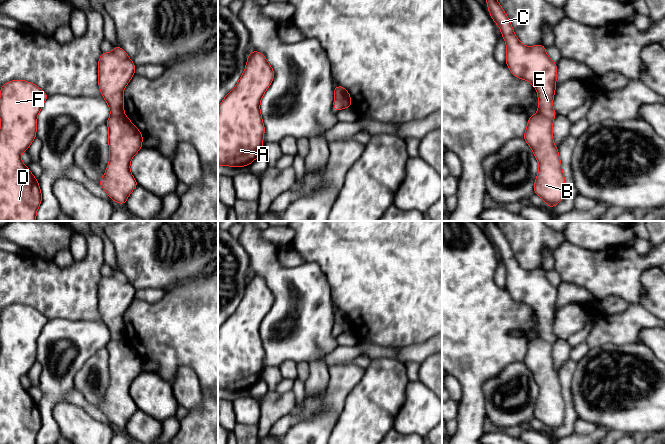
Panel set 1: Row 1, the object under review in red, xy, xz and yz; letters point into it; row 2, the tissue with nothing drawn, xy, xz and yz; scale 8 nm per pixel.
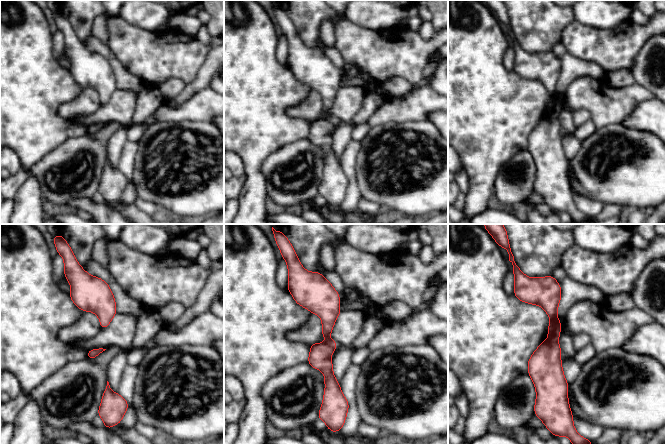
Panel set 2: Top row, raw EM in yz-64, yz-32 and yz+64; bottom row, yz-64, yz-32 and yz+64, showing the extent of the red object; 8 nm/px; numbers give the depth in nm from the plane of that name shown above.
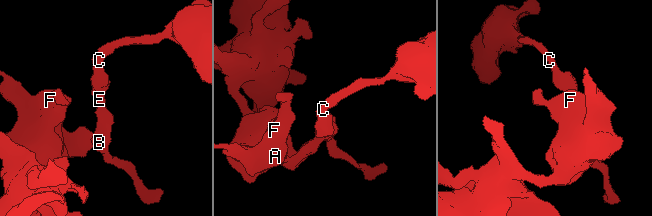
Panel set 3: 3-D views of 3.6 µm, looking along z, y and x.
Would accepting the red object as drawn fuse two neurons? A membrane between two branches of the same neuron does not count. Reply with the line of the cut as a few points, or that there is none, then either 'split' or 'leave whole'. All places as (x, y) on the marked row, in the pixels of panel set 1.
cut in yz along (538, 111), (552, 120); split

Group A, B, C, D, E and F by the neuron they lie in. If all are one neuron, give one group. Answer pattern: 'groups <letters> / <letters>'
groups A B D F / C E

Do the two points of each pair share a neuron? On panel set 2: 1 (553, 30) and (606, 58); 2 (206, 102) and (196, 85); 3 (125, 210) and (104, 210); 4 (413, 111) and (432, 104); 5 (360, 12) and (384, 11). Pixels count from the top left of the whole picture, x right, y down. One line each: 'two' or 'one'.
1: two
2: two
3: two
4: one
5: one

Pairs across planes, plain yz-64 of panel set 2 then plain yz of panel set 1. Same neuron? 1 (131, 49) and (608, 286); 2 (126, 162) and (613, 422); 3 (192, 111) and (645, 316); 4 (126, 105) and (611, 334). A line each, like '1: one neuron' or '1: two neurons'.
1: one neuron
2: two neurons
3: one neuron
4: one neuron

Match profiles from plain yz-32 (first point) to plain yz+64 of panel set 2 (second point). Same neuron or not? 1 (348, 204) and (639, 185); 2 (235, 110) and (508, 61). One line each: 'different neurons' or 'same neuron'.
1: different neurons
2: different neurons

